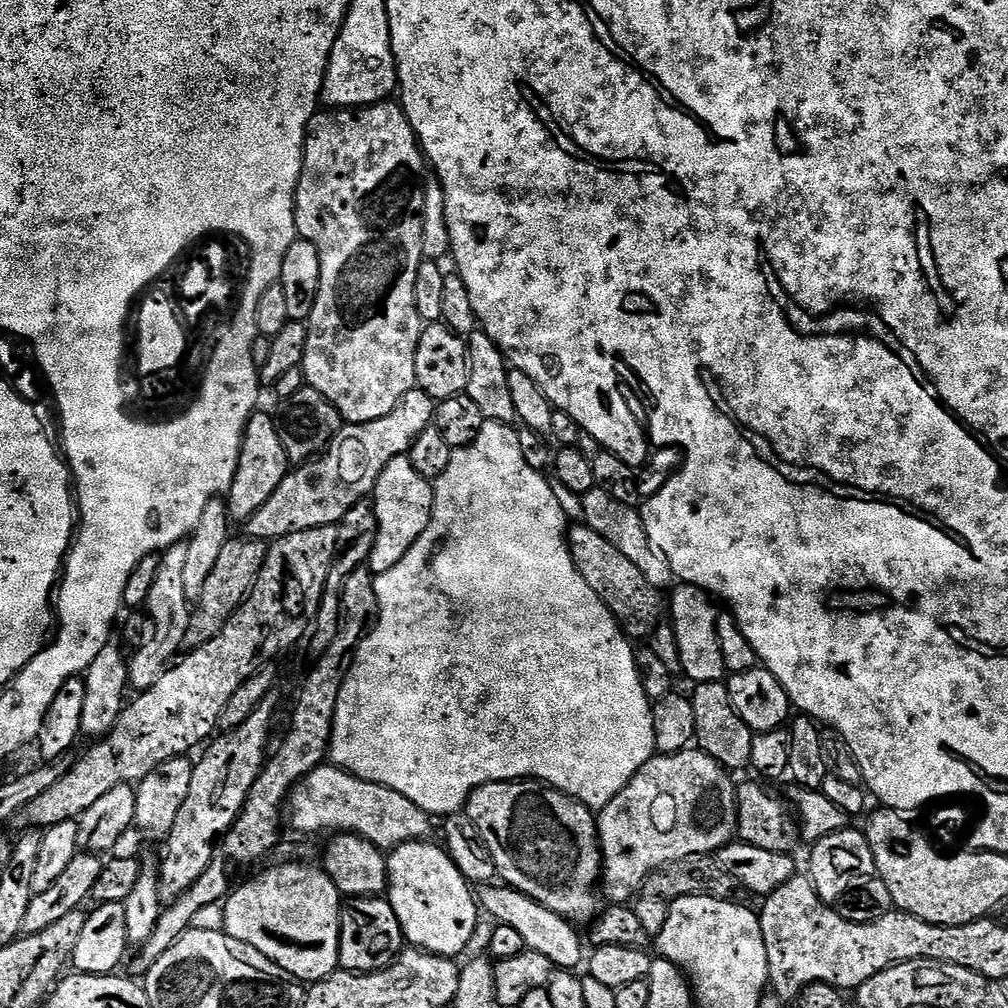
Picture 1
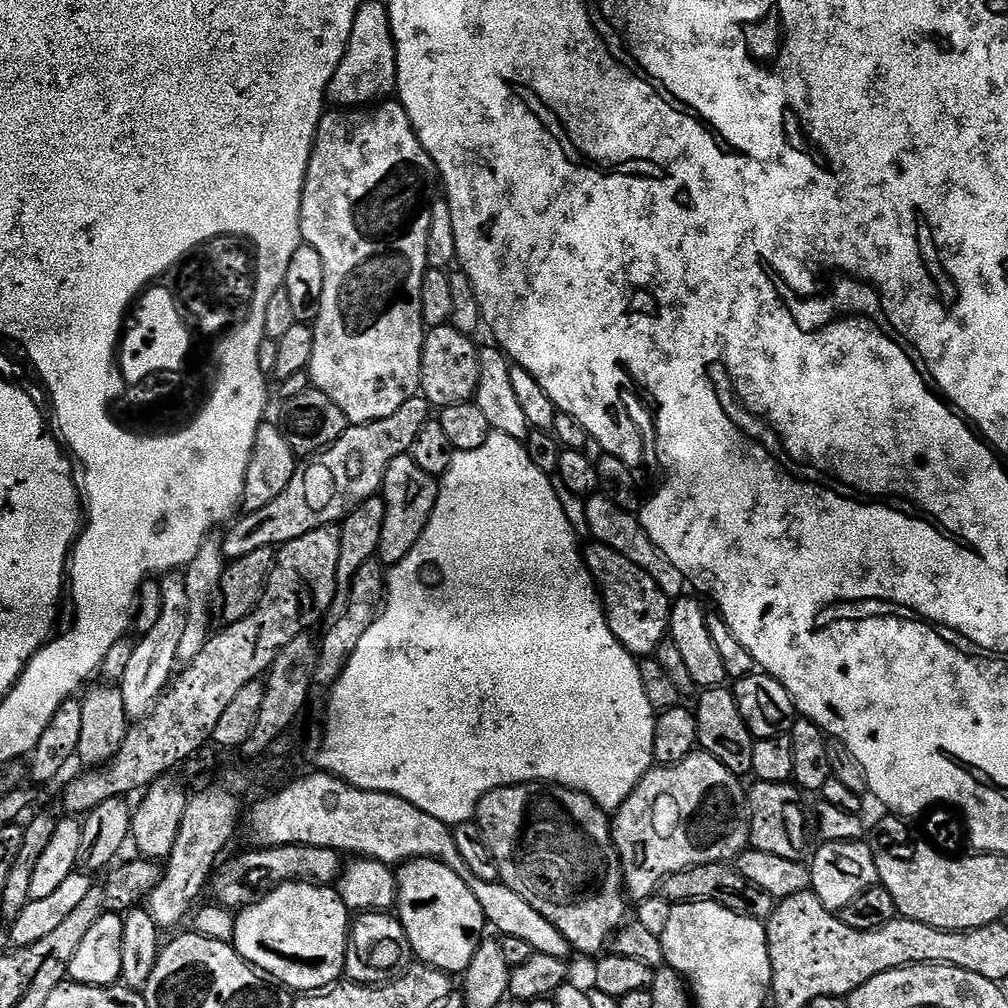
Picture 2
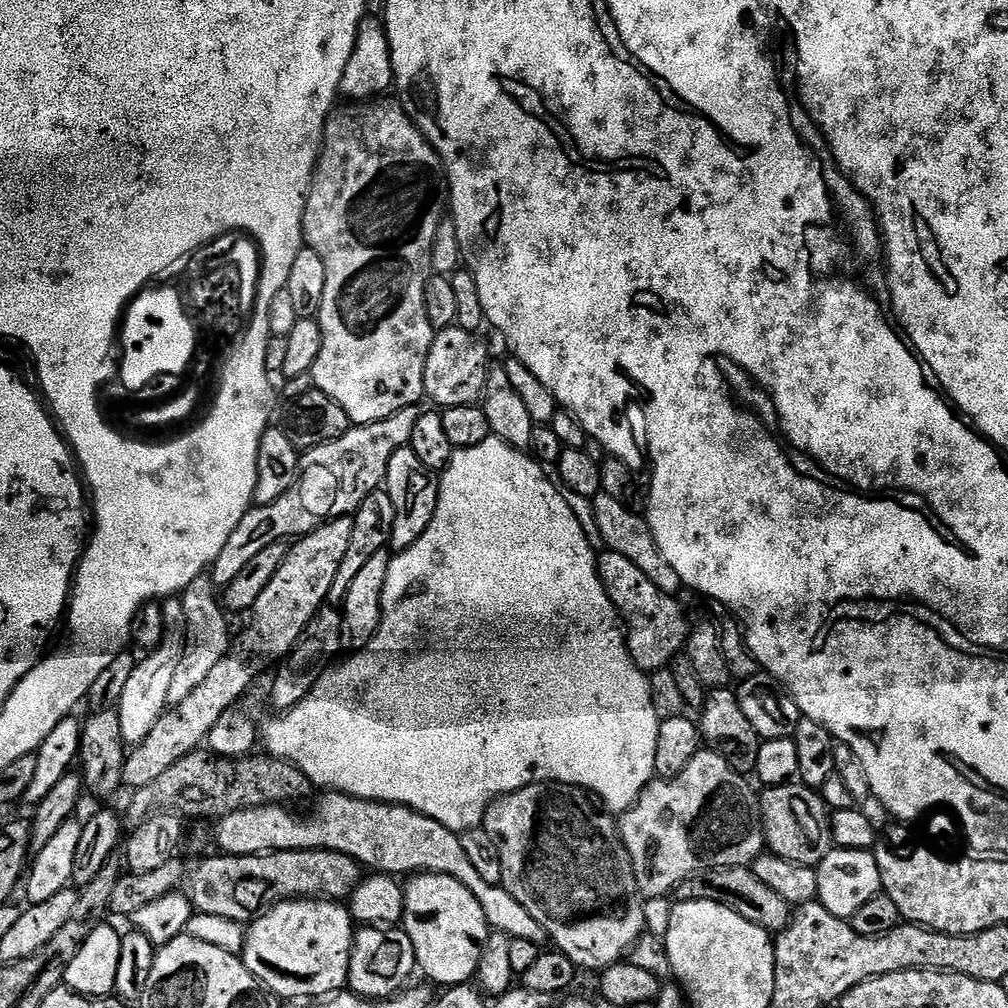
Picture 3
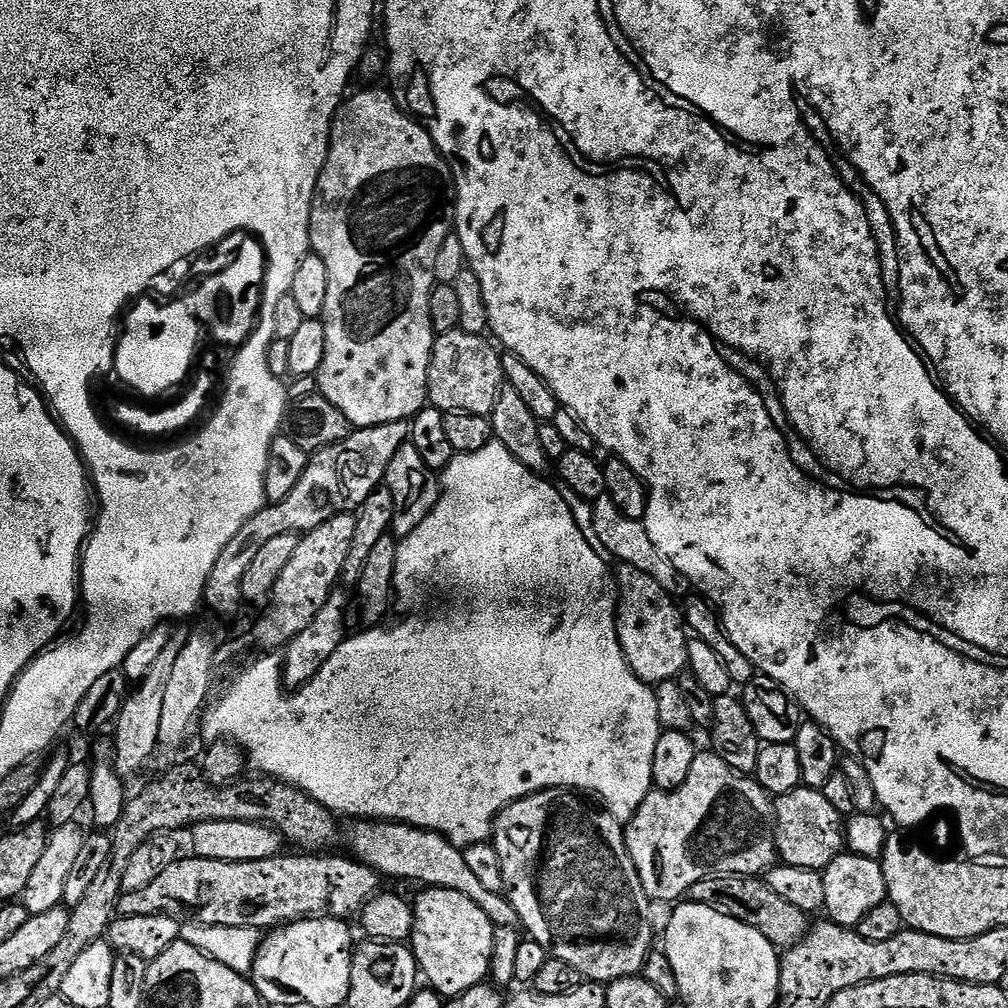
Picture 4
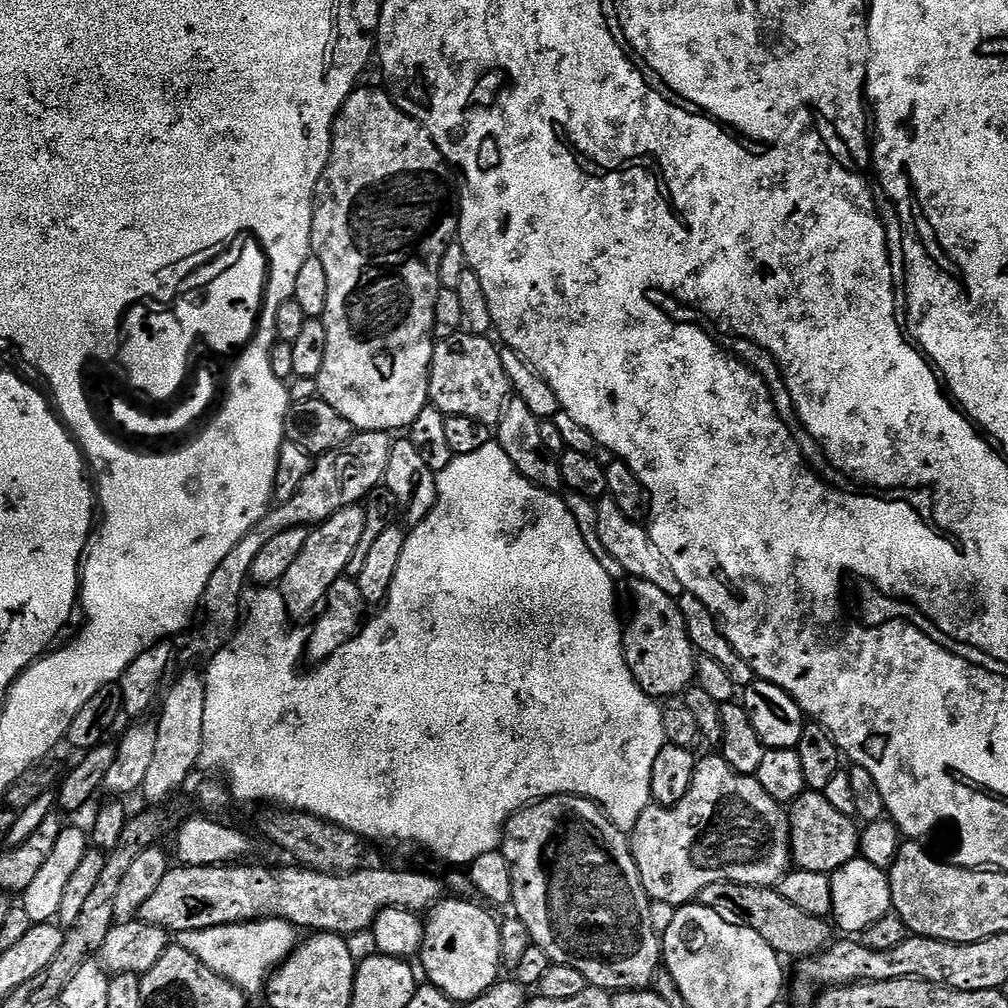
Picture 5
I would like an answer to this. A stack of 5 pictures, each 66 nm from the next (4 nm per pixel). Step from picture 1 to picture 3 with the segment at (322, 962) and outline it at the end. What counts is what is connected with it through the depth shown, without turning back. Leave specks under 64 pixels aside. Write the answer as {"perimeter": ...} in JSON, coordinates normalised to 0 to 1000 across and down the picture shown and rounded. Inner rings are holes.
{"perimeter":[[[320,891],[282,893],[245,918],[240,951],[244,962],[248,962],[252,970],[256,970],[263,980],[283,993],[302,992],[305,988],[325,990],[336,985],[345,975],[350,928],[349,907],[340,896]]]}

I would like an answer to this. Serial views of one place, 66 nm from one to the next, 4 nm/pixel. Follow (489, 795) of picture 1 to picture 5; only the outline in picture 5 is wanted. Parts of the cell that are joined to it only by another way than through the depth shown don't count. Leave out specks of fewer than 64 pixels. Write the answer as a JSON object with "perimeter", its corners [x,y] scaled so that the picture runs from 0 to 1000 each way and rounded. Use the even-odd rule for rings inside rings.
{"perimeter":[[[543,790],[541,794],[534,794],[506,811],[500,821],[498,844],[502,855],[508,860],[510,871],[510,891],[507,900],[510,908],[526,923],[529,937],[538,938],[542,946],[546,946],[549,956],[569,958],[569,962],[577,962],[583,971],[584,977],[589,980],[602,980],[604,982],[618,982],[621,980],[642,980],[651,971],[651,965],[657,960],[657,929],[649,923],[645,915],[647,894],[643,892],[643,885],[637,879],[637,871],[633,867],[633,859],[629,855],[627,838],[621,826],[606,813],[595,799],[579,790]]]}

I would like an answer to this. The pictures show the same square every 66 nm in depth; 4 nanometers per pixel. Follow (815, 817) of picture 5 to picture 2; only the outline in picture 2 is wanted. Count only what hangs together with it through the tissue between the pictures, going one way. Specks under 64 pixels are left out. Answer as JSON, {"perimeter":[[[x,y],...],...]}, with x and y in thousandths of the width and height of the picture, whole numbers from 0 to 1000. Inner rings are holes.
{"perimeter":[[[750,776],[747,782],[741,783],[742,807],[744,808],[744,823],[746,824],[745,840],[751,845],[772,847],[772,851],[794,853],[802,841],[802,806],[798,803],[799,787],[789,777],[769,778],[768,776]]]}

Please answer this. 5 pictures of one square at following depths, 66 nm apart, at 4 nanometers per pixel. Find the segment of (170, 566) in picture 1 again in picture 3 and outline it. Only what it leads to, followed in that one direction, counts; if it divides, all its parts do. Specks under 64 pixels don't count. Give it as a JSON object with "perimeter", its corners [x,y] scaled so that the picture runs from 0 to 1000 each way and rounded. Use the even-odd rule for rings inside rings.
{"perimeter":[[[167,593],[162,596],[164,629],[160,639],[136,658],[134,665],[125,676],[125,682],[121,685],[119,697],[115,699],[114,706],[121,716],[121,732],[124,739],[136,740],[164,708],[168,701],[167,689],[169,688],[169,677],[173,673],[173,665],[177,665],[177,657],[181,653],[185,642],[185,609],[183,597],[179,593]]]}

